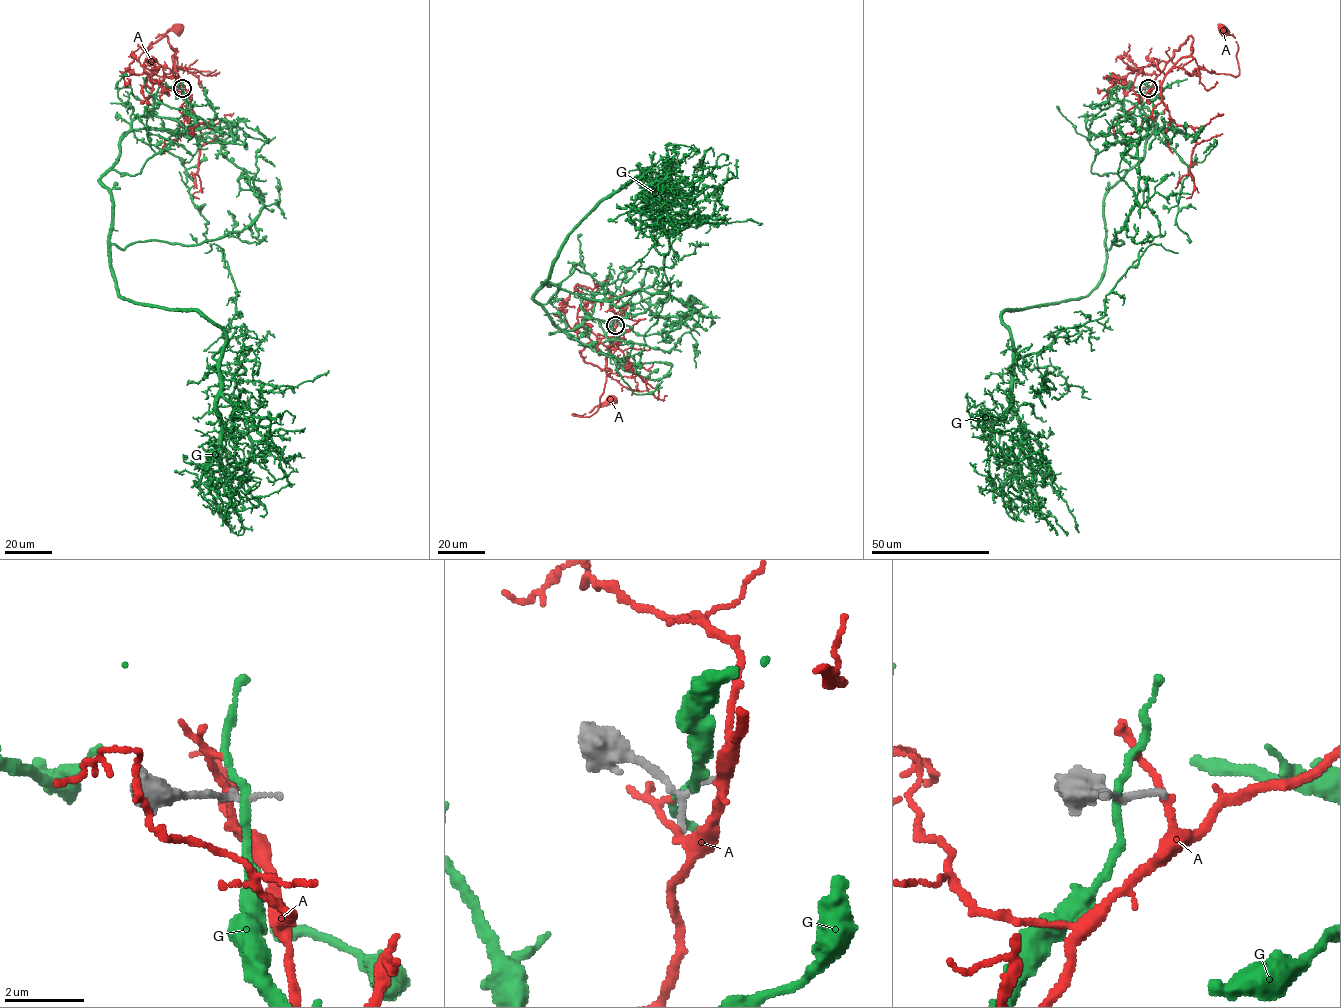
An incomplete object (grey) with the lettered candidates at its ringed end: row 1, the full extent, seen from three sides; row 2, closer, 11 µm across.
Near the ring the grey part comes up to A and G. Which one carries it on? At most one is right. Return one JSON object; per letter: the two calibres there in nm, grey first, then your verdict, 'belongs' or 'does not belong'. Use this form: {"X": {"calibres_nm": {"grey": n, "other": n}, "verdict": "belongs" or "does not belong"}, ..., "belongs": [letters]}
{"A": {"calibres_nm": {"grey": 120, "other": 160}, "verdict": "does not belong"}, "G": {"calibres_nm": {"grey": 200, "other": 190}, "verdict": "does not belong"}, "belongs": []}

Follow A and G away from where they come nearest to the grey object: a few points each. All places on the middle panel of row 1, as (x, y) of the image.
A: (615, 325), (598, 409), (589, 416), (572, 414), (589, 413), (611, 398)
G: (616, 323), (621, 307), (563, 331), (534, 294), (566, 237), (647, 179), (670, 290), (638, 354)

